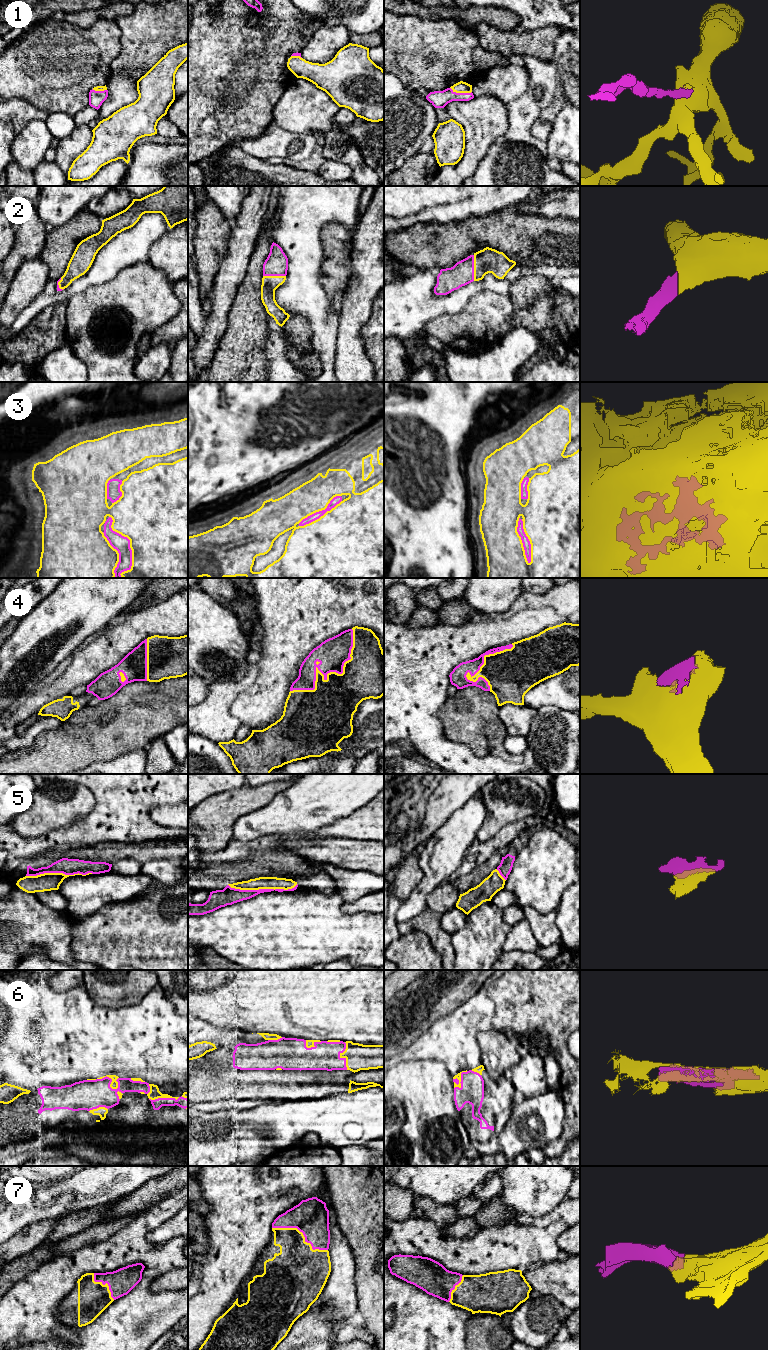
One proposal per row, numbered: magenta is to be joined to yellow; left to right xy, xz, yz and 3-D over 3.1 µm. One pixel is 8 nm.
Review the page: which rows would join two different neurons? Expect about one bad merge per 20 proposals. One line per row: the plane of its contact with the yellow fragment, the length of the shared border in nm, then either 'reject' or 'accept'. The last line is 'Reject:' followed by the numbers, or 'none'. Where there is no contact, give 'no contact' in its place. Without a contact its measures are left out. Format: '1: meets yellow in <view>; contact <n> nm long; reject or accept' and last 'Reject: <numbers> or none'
1: meets yellow in yz; contact 180 nm long; accept
2: meets yellow in yz; contact 200 nm long; accept
3: meets yellow in yz; contact 380 nm long; accept
4: meets yellow in xz; contact 700 nm long; accept
5: meets yellow in xz; contact 550 nm long; accept
6: meets yellow in xy; contact 260 nm long; accept
7: meets yellow in xz; contact 480 nm long; accept
Reject: none

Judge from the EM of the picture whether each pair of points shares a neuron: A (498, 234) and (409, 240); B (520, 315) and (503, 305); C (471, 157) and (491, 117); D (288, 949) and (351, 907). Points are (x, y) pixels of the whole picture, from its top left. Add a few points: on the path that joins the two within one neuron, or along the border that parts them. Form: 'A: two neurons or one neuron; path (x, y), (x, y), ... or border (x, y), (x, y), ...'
A: one neuron; path (476, 234), (459, 240), (431, 240)
B: two neurons; border (508, 295), (513, 307), (512, 326), (514, 328)
C: one neuron; path (476, 147), (482, 127)
D: two neurons; border (340, 907), (348, 913), (368, 911)

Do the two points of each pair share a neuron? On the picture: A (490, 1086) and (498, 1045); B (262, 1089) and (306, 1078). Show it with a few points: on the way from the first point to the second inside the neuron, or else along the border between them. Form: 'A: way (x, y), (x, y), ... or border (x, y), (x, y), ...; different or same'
A: border (482, 1064), (486, 1072), (495, 1081); different
B: way (273, 1078), (295, 1078); same

